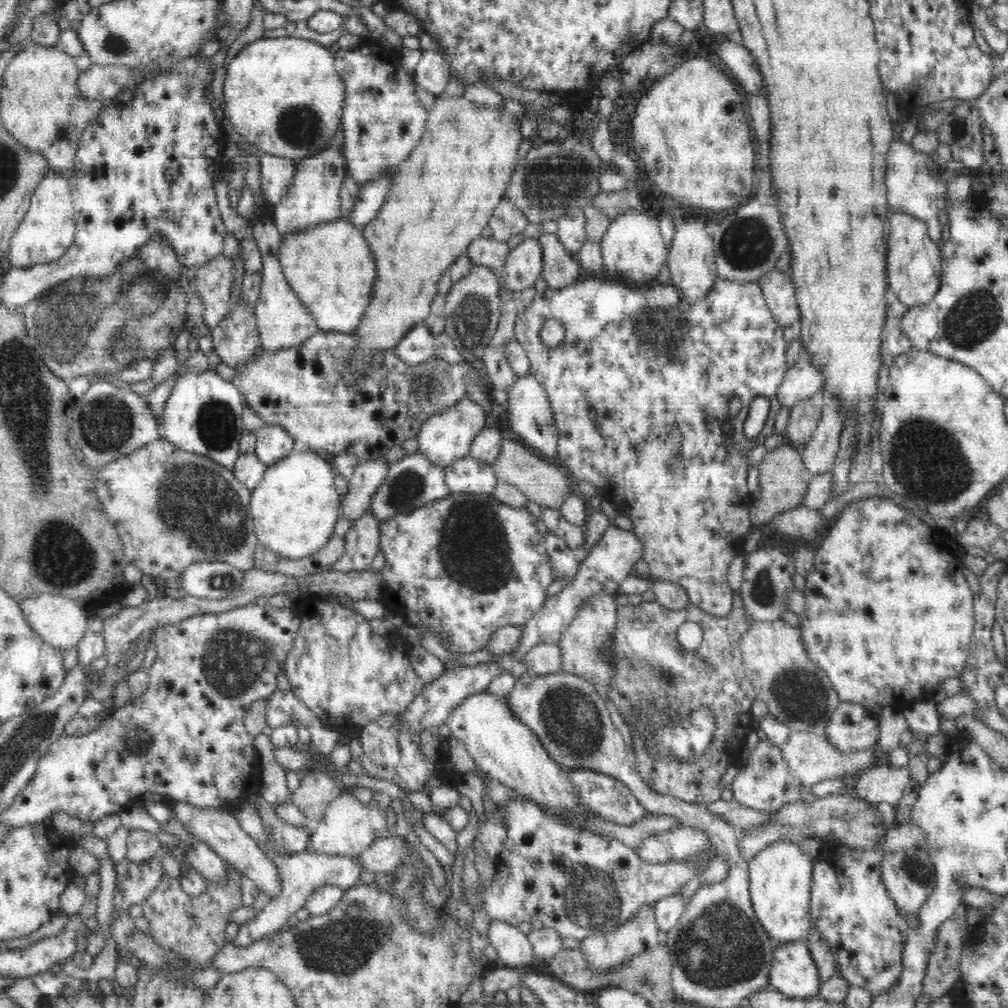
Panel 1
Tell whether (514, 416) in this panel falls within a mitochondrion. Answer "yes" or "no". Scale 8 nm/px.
no

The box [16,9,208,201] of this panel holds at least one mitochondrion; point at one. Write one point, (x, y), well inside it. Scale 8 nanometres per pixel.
(115, 43)

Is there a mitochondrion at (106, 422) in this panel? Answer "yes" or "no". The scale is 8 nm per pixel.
yes

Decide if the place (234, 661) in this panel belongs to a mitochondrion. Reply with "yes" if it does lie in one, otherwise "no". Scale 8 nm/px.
yes

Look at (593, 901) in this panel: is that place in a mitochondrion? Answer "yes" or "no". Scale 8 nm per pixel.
yes

